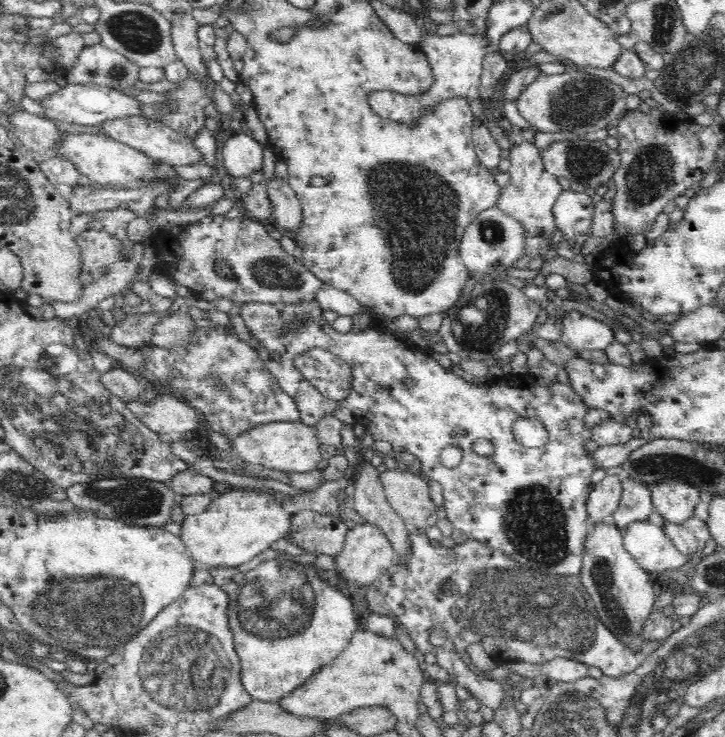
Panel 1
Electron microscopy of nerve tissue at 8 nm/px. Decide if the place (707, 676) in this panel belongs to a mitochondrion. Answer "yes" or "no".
yes

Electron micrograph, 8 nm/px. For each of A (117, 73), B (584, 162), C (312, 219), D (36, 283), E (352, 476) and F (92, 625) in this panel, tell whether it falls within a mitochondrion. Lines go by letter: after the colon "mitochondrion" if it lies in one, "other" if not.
A: mitochondrion
B: mitochondrion
C: other
D: other
E: other
F: mitochondrion

